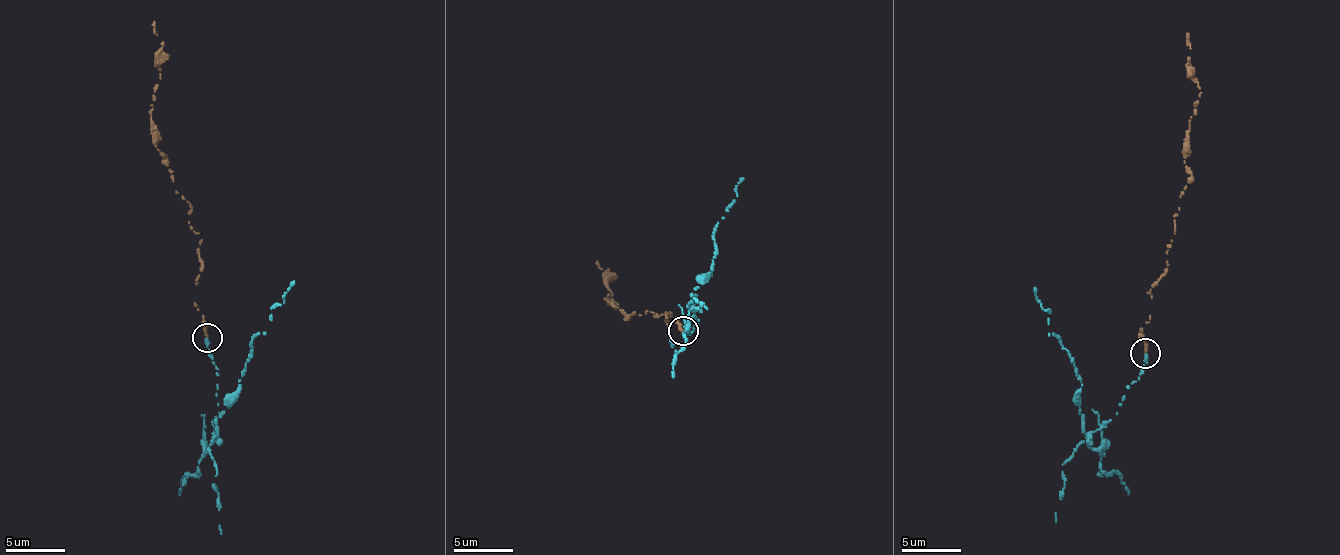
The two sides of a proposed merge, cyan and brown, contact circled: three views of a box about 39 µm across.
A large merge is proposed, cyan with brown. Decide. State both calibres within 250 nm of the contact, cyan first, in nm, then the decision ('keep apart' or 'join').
240/240 nm | keep apart

